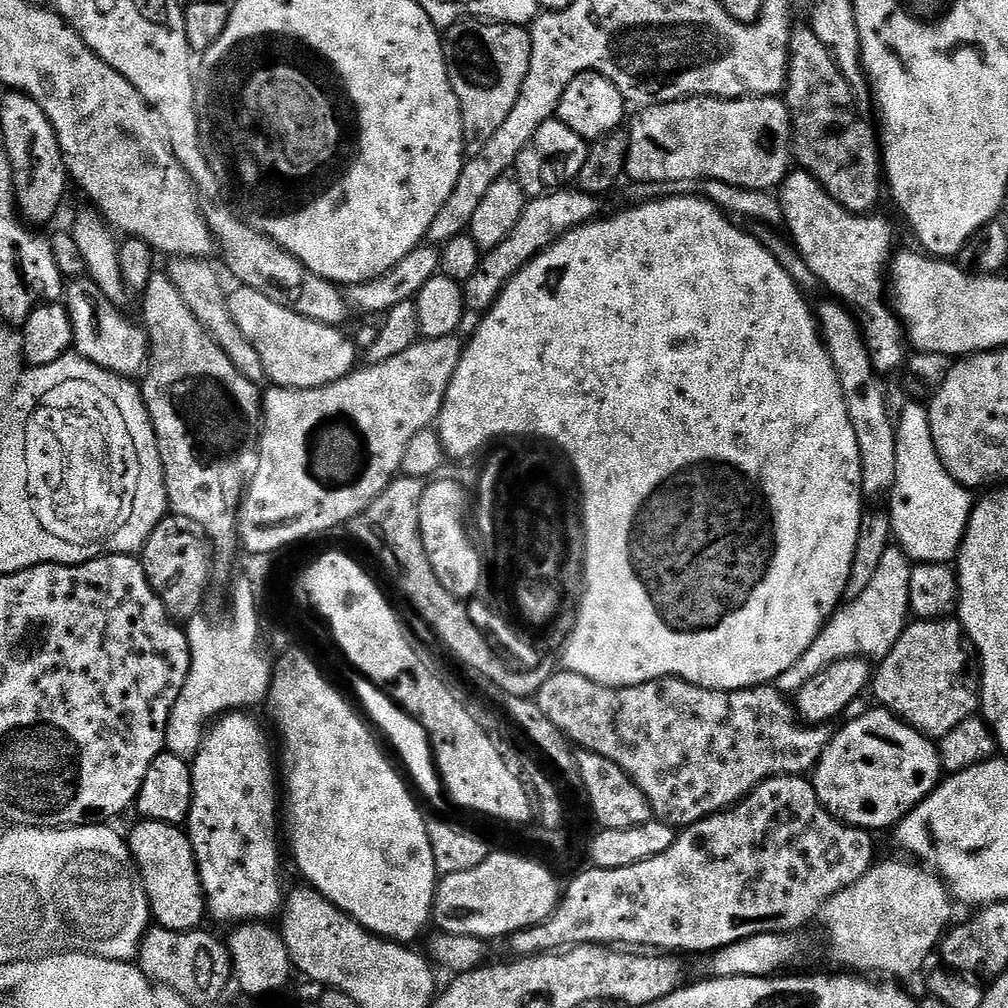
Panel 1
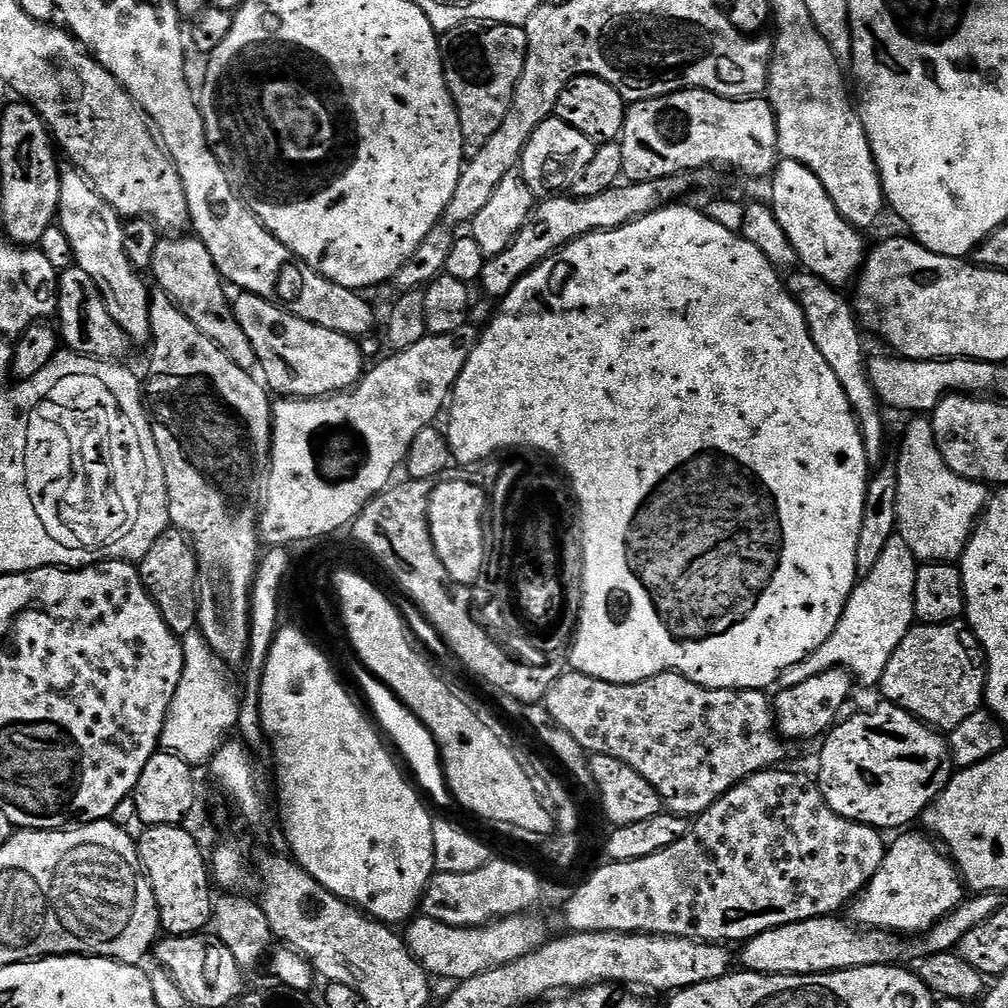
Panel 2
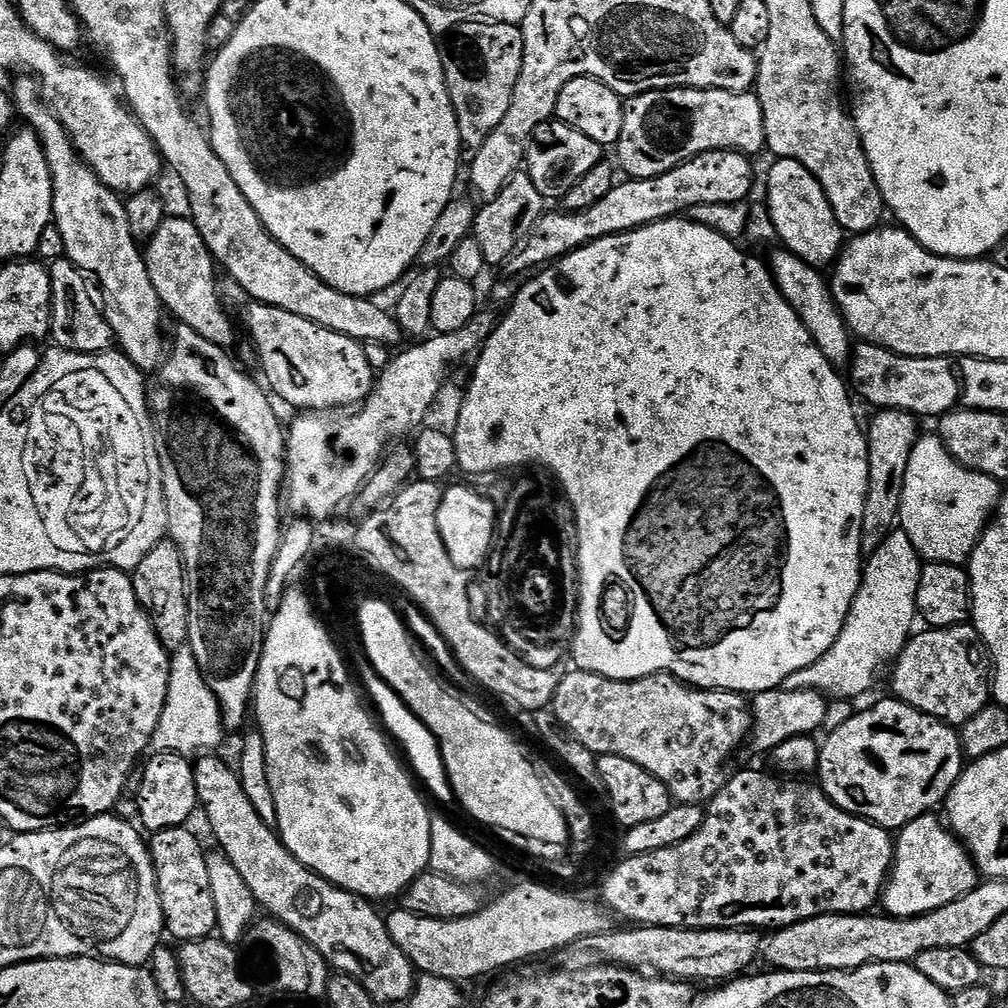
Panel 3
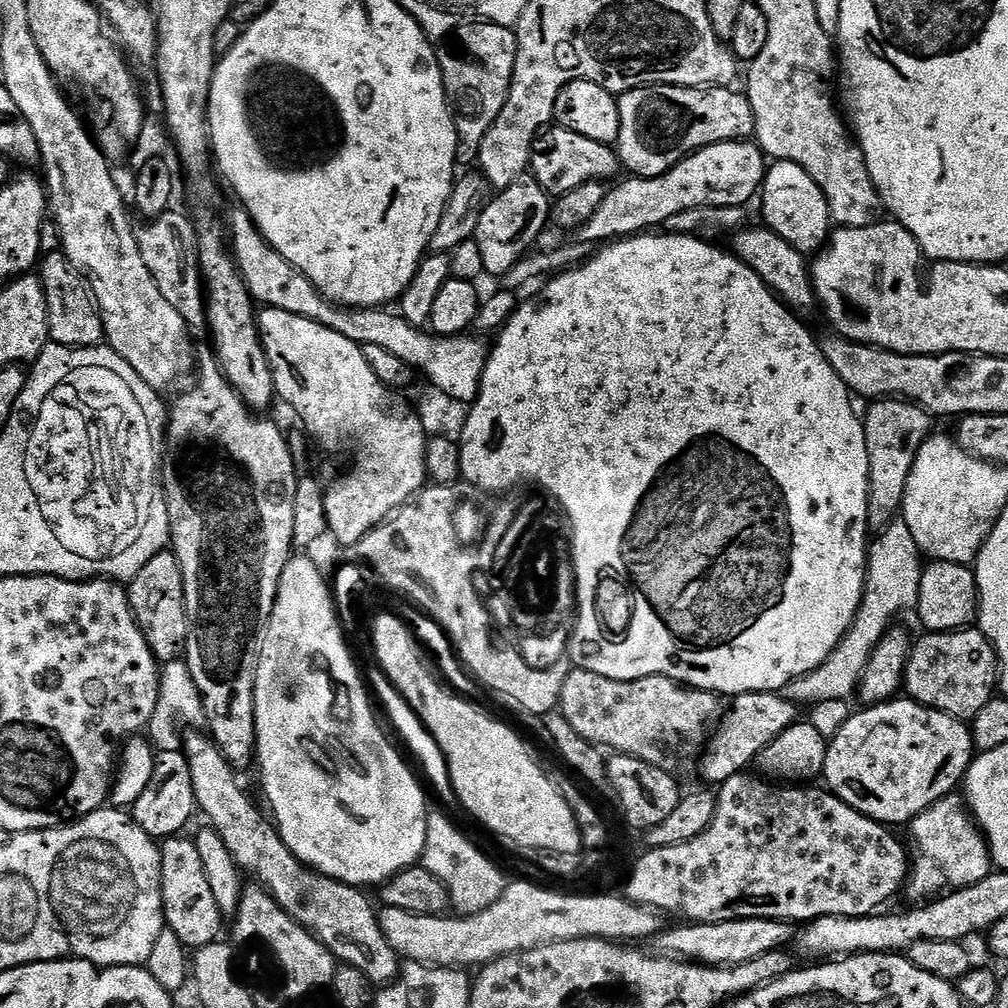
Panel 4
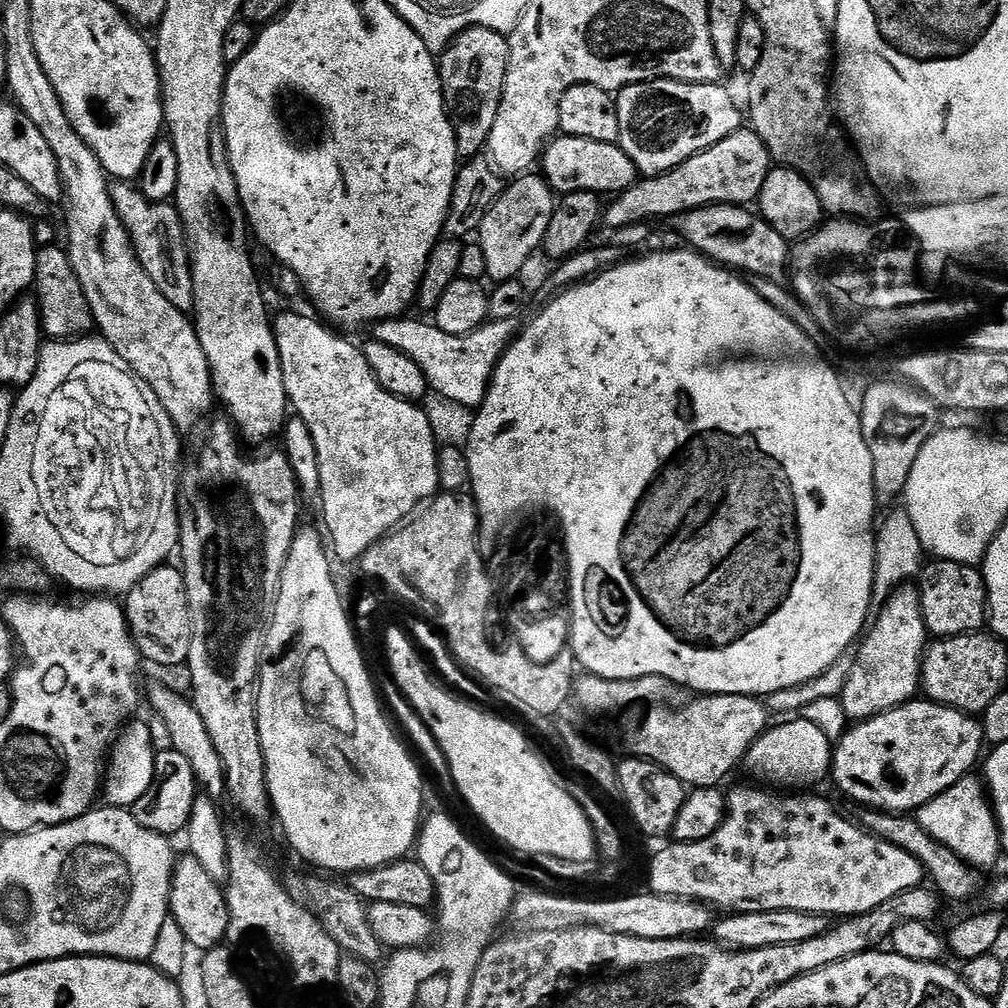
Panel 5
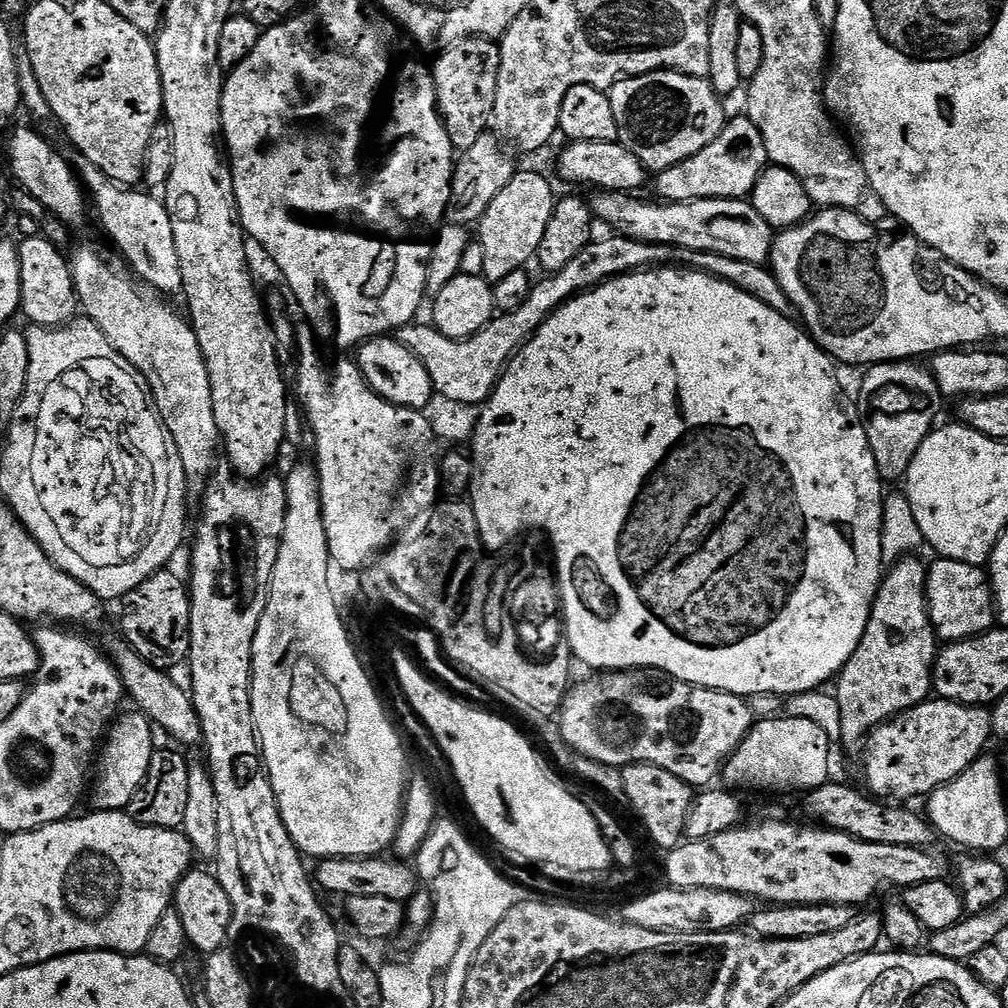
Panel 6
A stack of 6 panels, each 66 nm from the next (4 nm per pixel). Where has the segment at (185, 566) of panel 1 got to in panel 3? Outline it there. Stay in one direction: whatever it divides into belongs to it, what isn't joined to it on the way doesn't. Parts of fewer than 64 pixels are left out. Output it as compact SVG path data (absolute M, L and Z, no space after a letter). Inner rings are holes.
M170 538L162 539L142 562L130 572L134 582L134 594L138 594L138 602L142 610L152 619L158 638L169 648L175 650L188 643L190 630L190 606L188 605L188 569L184 567L184 559L180 547Z

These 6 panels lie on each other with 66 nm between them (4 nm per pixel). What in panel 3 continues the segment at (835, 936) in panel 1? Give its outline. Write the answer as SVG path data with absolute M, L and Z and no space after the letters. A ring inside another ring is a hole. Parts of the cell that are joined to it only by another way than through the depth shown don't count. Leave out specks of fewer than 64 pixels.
M935 815L919 816L914 818L905 828L899 829L894 836L894 855L892 871L888 874L888 883L882 893L883 911L898 918L914 918L922 914L930 914L930 910L942 910L958 898L970 894L982 882L980 871L972 861L972 853L964 847L955 832L949 830L943 823L935 820Z

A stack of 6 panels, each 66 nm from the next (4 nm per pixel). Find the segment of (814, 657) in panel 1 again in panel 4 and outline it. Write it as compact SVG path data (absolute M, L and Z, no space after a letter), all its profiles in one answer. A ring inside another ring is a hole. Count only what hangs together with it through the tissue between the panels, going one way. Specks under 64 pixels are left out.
M893 522L871 541L868 549L868 571L864 573L864 597L860 603L858 614L850 626L850 630L842 638L839 646L833 650L813 672L808 672L796 680L791 680L781 688L779 696L786 702L797 706L813 706L834 699L849 699L852 692L860 687L860 679L882 638L897 623L896 620L904 611L915 609L920 593L922 553L918 542L914 542L914 534L910 534L910 526L902 522Z

